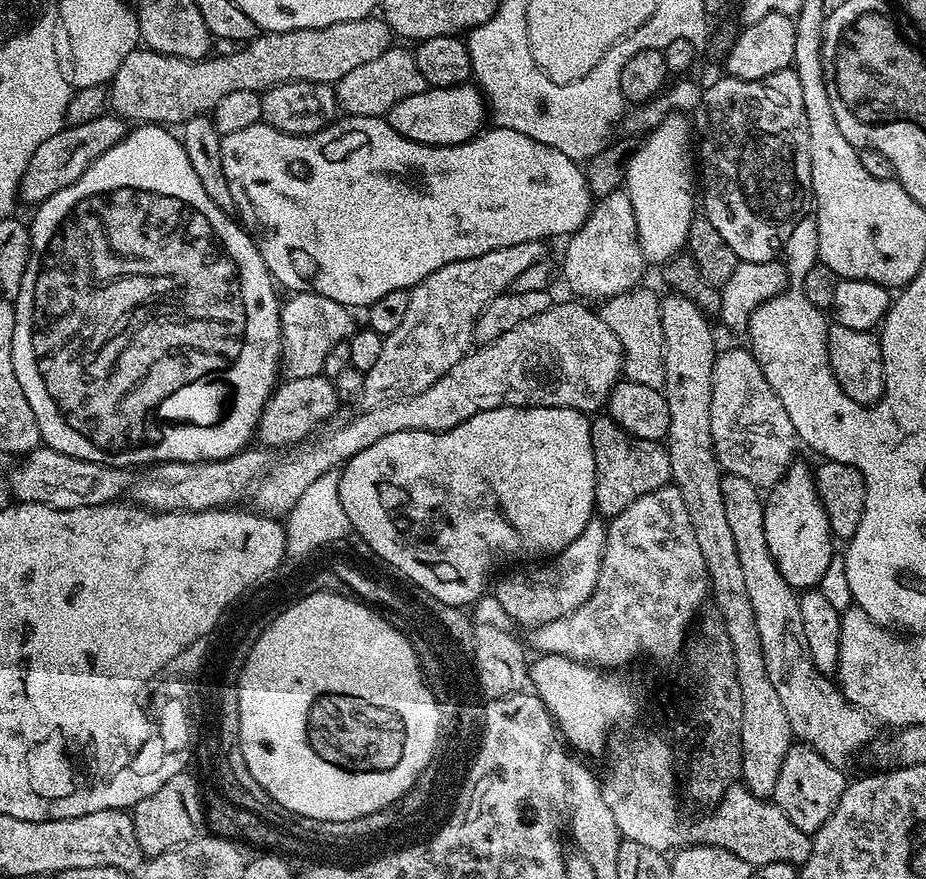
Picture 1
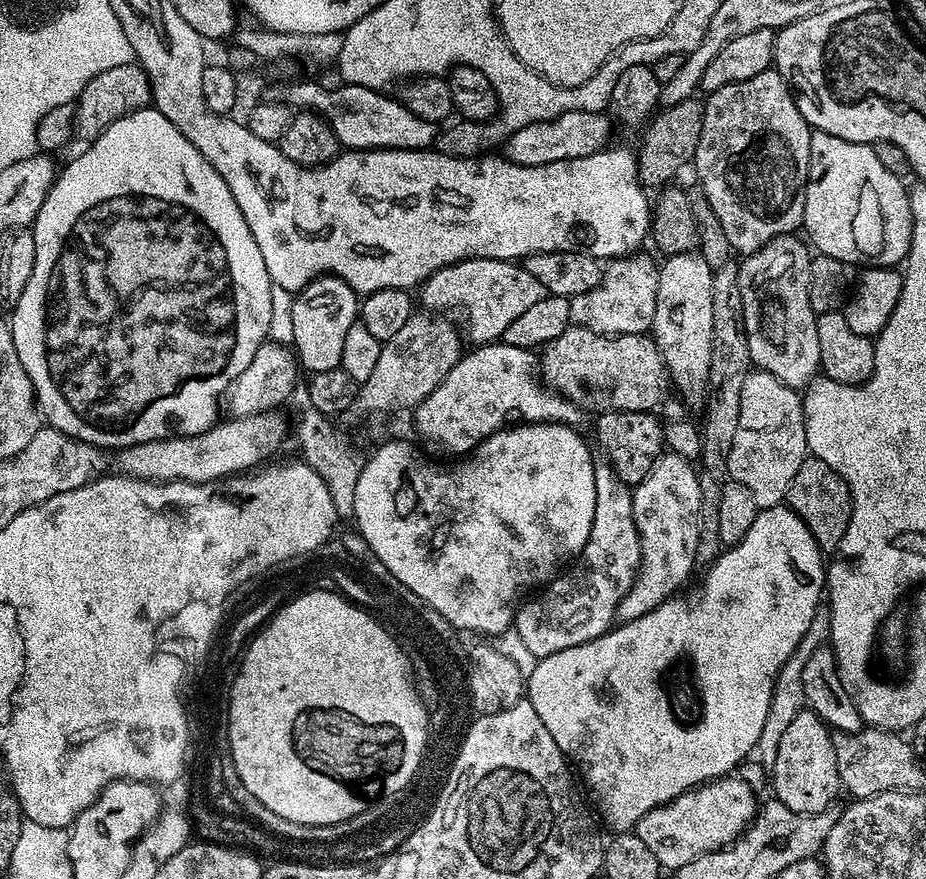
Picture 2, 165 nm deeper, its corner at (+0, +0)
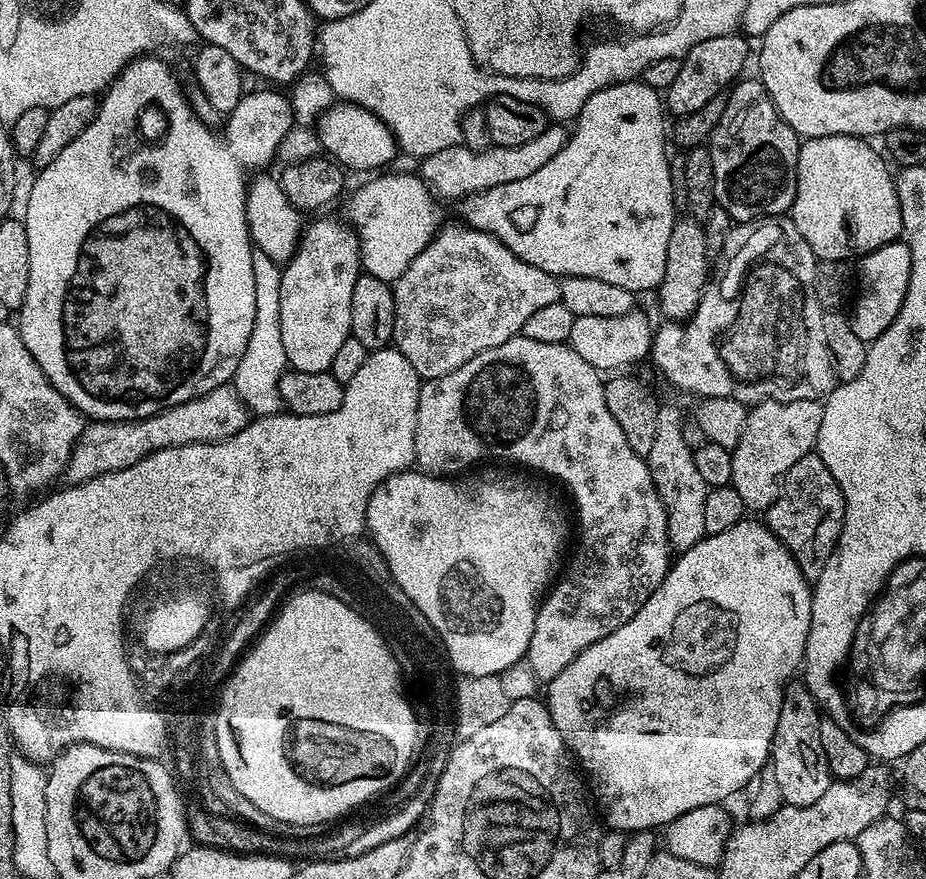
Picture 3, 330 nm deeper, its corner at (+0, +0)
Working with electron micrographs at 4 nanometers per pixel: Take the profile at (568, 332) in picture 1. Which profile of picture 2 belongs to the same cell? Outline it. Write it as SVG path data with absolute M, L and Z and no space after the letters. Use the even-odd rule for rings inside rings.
M569 326L562 334L558 334L558 338L554 338L545 344L538 356L538 372L542 377L545 385L554 392L559 392L568 400L574 401L582 410L593 408L593 413L601 412L652 412L659 409L663 405L666 397L669 395L668 386L670 388L670 375L668 368L664 364L662 354L656 349L656 341L648 334L622 334L621 336L603 336L589 328L578 328Z

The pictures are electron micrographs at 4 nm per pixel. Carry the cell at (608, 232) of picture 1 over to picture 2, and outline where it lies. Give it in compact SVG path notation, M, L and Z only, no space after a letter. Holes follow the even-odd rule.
M633 254L613 258L603 265L604 279L593 292L570 299L570 318L578 328L589 328L603 336L644 334L654 322L654 306L658 298L657 261Z

